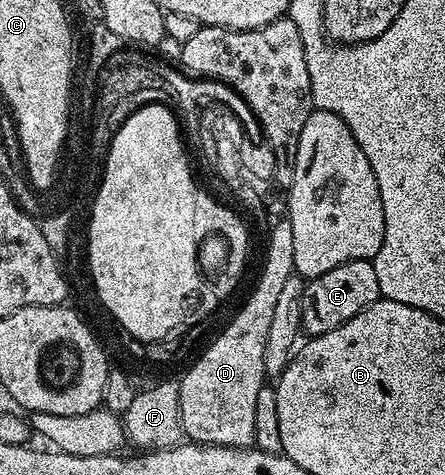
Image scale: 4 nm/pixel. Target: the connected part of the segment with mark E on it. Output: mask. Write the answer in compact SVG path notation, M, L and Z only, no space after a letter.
M351 260L342 266L334 266L334 270L326 270L326 274L311 277L304 285L302 294L302 328L309 337L321 336L342 322L350 322L354 314L358 314L375 300L381 299L378 290L378 277L374 274L371 260Z

